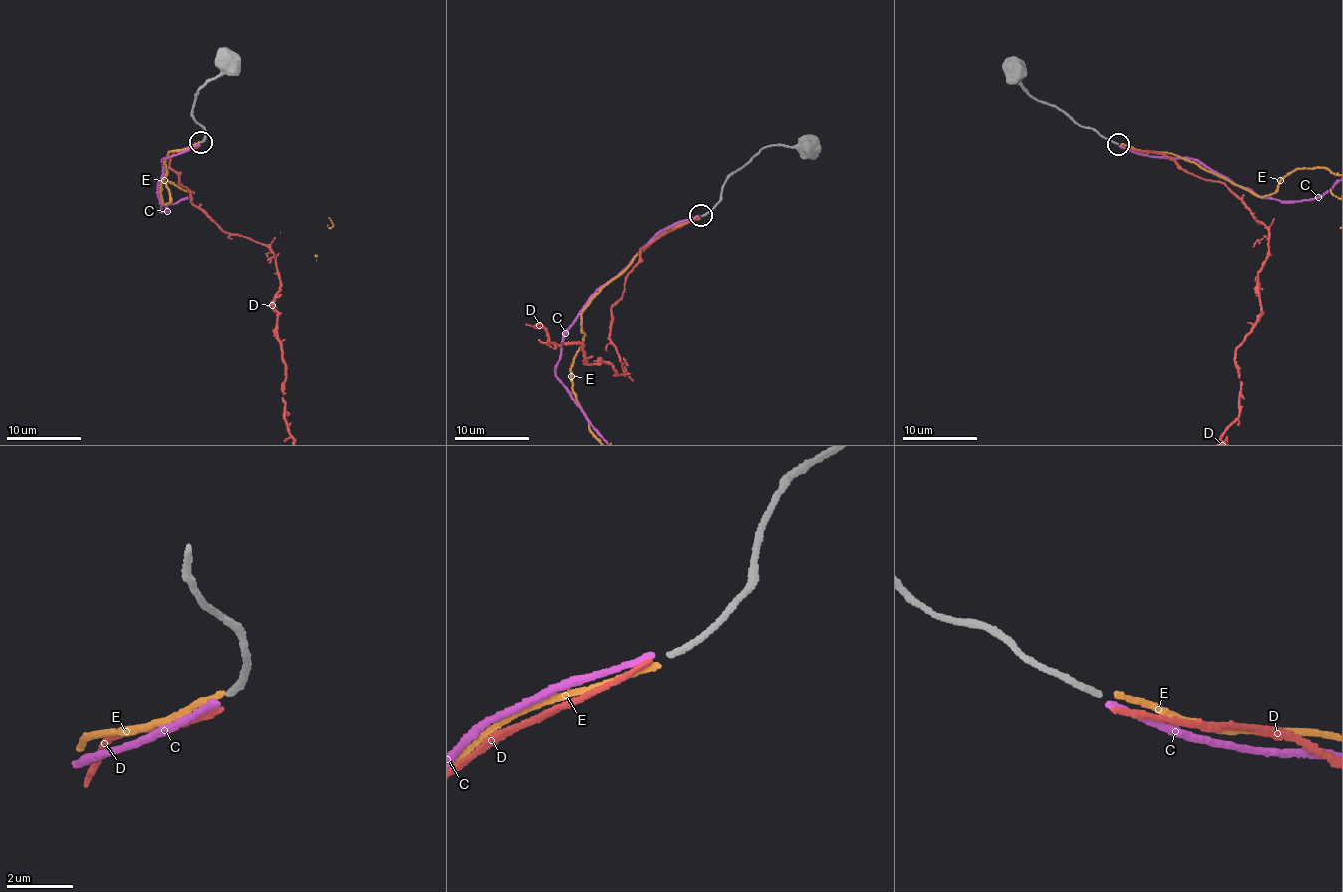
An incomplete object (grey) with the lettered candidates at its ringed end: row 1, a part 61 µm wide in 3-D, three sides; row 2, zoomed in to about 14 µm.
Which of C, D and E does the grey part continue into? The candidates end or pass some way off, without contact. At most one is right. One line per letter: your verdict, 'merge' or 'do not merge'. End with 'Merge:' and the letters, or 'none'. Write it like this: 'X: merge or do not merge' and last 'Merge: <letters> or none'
C: do not merge
D: do not merge
E: do not merge
Merge: none

